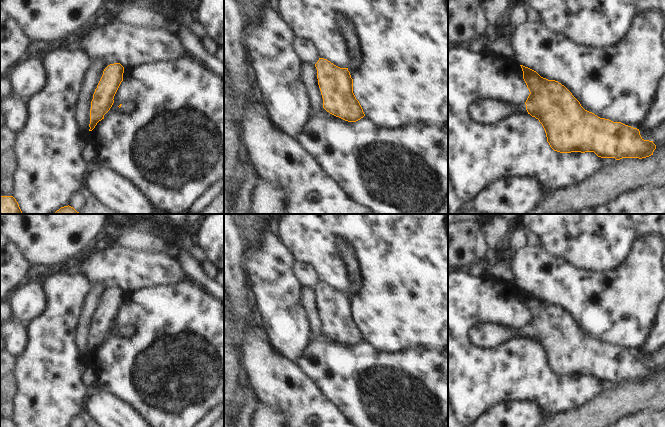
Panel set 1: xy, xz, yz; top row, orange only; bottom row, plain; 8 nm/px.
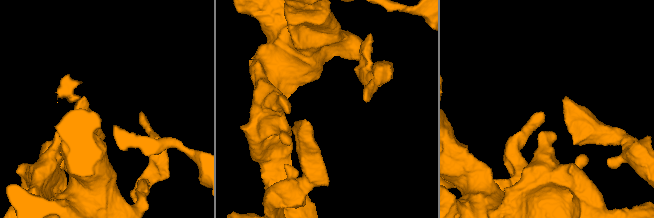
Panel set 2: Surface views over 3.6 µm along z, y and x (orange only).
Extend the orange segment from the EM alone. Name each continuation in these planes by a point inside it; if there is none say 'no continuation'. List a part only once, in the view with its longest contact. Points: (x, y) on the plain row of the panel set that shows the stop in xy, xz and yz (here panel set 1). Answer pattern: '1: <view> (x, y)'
1: yz (484, 335)

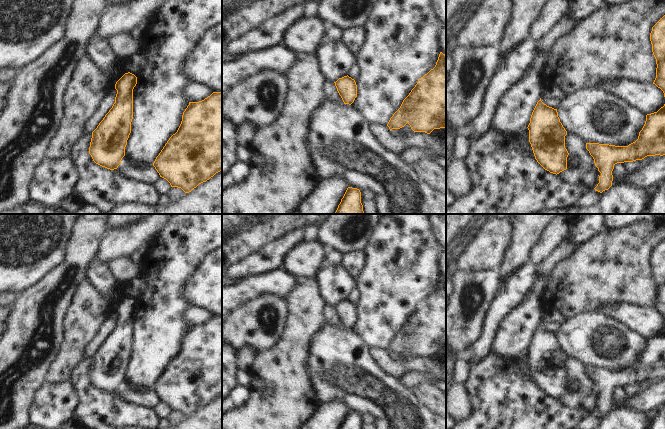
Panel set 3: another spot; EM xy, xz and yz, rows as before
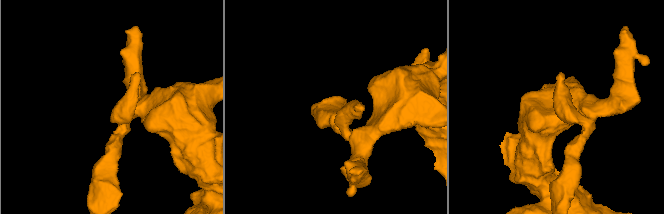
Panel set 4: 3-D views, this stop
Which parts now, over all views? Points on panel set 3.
no continuation

